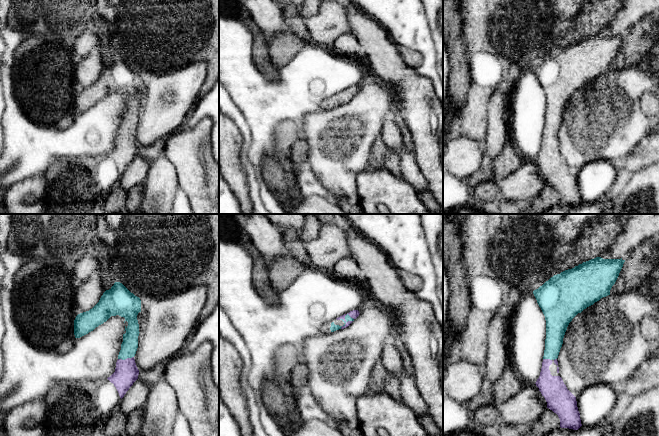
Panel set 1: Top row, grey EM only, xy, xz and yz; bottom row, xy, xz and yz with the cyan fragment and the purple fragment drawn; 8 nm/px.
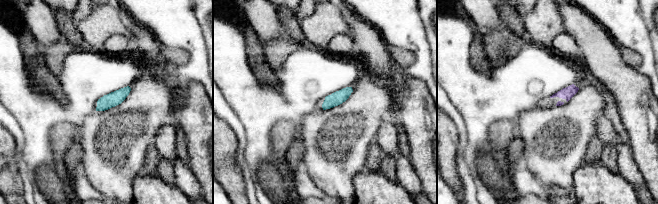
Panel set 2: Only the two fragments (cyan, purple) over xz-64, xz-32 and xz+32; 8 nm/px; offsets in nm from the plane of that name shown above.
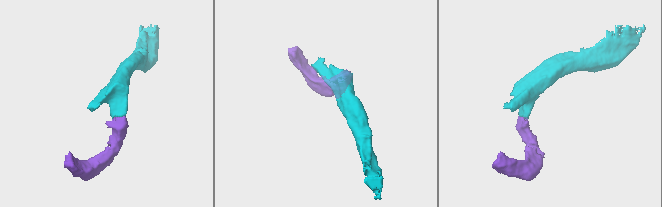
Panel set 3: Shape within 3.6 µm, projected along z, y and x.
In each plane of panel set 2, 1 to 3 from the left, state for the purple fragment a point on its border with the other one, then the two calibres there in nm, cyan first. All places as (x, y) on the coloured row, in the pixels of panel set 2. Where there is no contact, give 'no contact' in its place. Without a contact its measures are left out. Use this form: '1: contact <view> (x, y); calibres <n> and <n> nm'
1: no contact
2: no contact
3: no contact

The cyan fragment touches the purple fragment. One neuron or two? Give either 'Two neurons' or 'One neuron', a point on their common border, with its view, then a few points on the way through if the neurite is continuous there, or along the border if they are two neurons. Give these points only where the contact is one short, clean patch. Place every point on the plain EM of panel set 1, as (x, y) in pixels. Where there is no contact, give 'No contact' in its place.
One neuron. Touches cyan at xy (125, 134). Path across: xy (129, 122), (125, 134), (126, 148)

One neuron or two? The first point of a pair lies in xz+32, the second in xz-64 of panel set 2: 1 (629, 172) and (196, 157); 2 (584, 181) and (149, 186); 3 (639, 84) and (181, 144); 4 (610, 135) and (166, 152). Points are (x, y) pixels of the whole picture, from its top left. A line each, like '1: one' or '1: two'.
1: two
2: one
3: two
4: one

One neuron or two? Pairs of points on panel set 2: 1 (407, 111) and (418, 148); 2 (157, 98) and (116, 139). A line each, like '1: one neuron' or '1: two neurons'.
1: one neuron
2: one neuron

